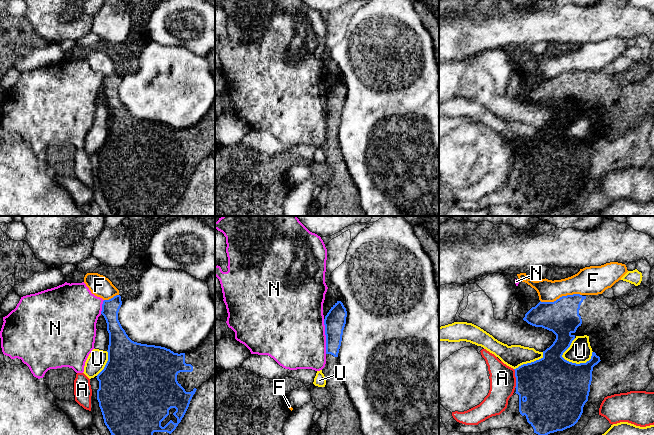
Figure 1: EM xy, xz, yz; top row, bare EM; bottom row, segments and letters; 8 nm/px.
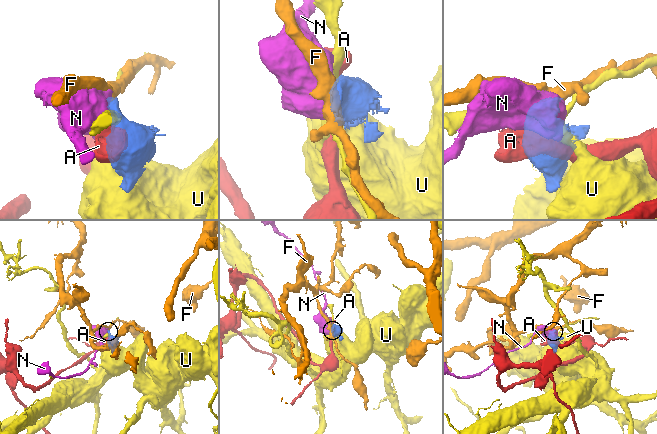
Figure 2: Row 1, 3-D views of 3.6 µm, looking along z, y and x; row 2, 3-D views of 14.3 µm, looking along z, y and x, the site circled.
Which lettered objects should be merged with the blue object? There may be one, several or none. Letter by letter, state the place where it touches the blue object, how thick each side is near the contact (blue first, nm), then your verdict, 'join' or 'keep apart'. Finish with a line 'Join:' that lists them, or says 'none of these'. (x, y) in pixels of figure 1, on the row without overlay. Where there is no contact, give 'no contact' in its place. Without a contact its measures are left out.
A: contact yz (516, 154); calibres 420 and 200 nm; keep apart
F: contact yz (560, 73); calibres 280 and 200 nm; keep apart
N: contact xz (326, 112); calibres 170 and 480 nm; keep apart
U: contact yz (564, 135); calibres 500 and 190 nm; keep apart
Join: none of these

